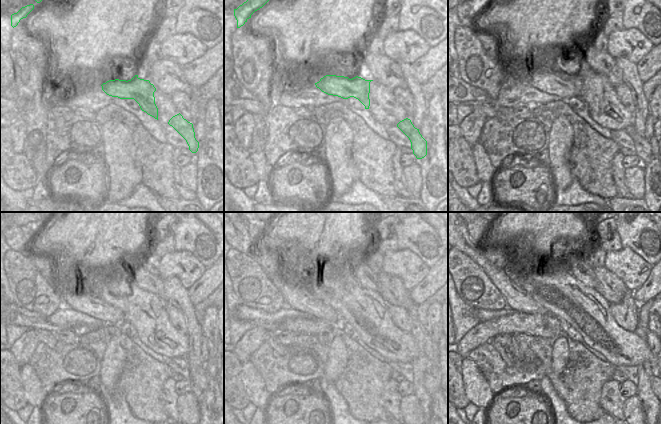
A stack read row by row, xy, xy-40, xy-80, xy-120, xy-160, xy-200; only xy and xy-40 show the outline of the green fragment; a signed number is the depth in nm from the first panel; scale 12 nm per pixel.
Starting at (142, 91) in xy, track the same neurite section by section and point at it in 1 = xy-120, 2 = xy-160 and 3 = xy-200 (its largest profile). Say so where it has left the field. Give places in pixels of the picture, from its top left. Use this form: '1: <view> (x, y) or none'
1: xy-120 (88, 303)
2: xy-160 (297, 297)
3: xy-200 (517, 299)

